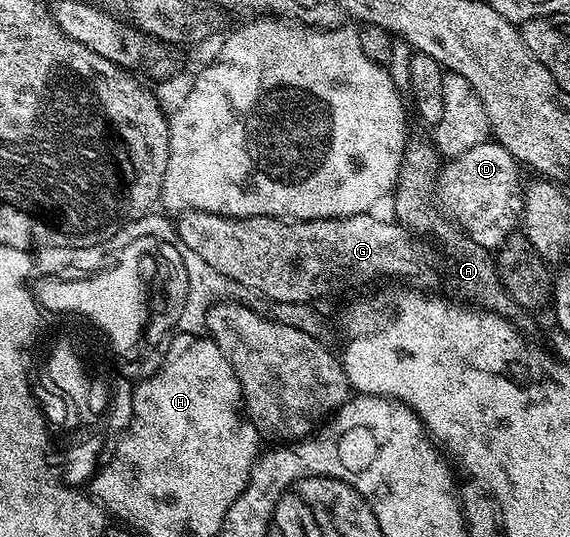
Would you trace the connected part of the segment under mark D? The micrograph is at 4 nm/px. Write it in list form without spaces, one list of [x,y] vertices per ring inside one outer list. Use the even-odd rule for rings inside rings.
[[[487,141],[472,145],[468,153],[460,153],[449,160],[450,163],[436,179],[436,195],[446,202],[445,210],[465,230],[502,231],[503,236],[513,235],[519,230],[524,198],[523,180],[518,180],[520,164],[499,143]],[[502,195],[502,199],[498,199]],[[454,215],[455,216],[454,216]]]

